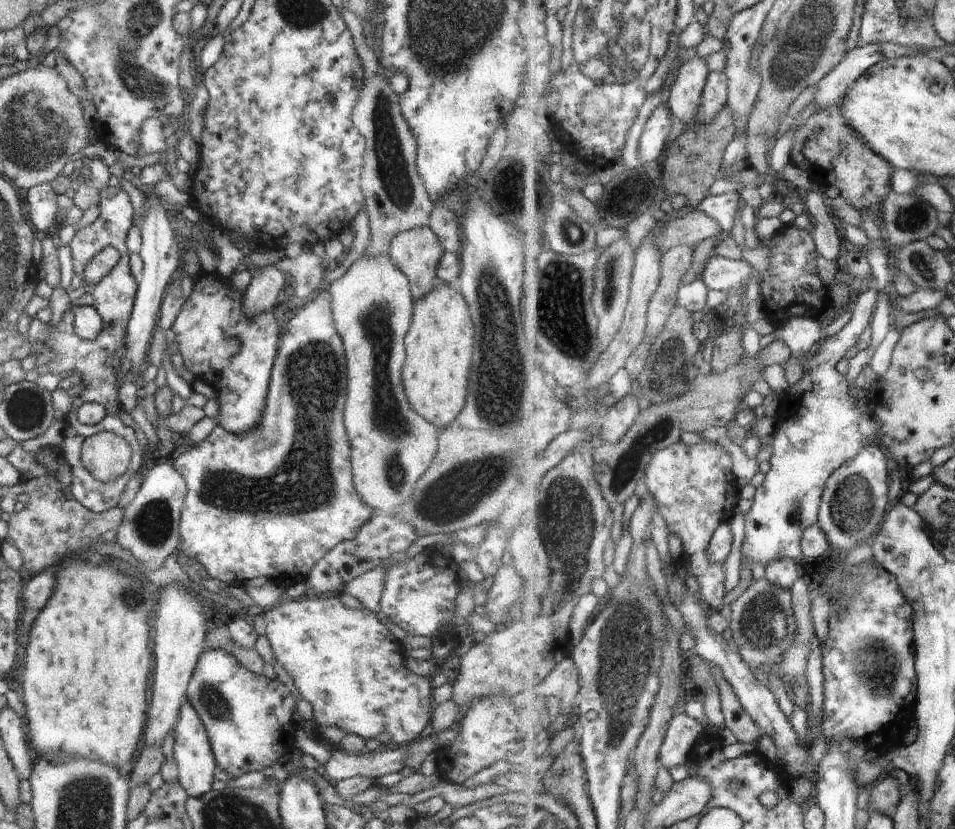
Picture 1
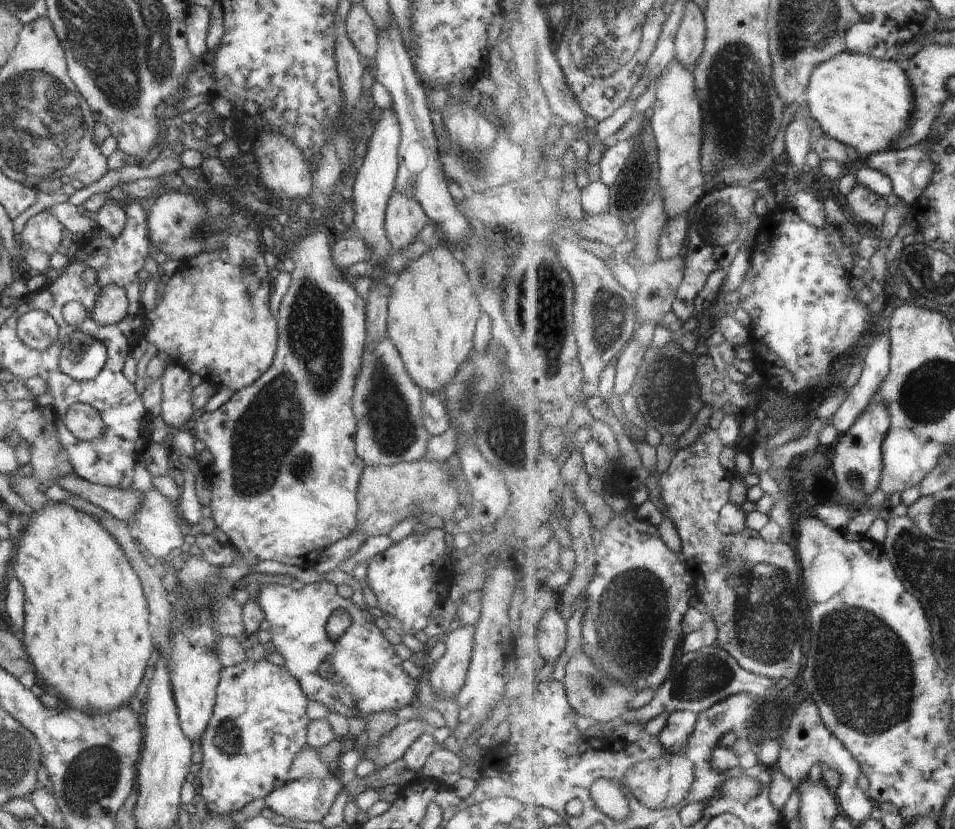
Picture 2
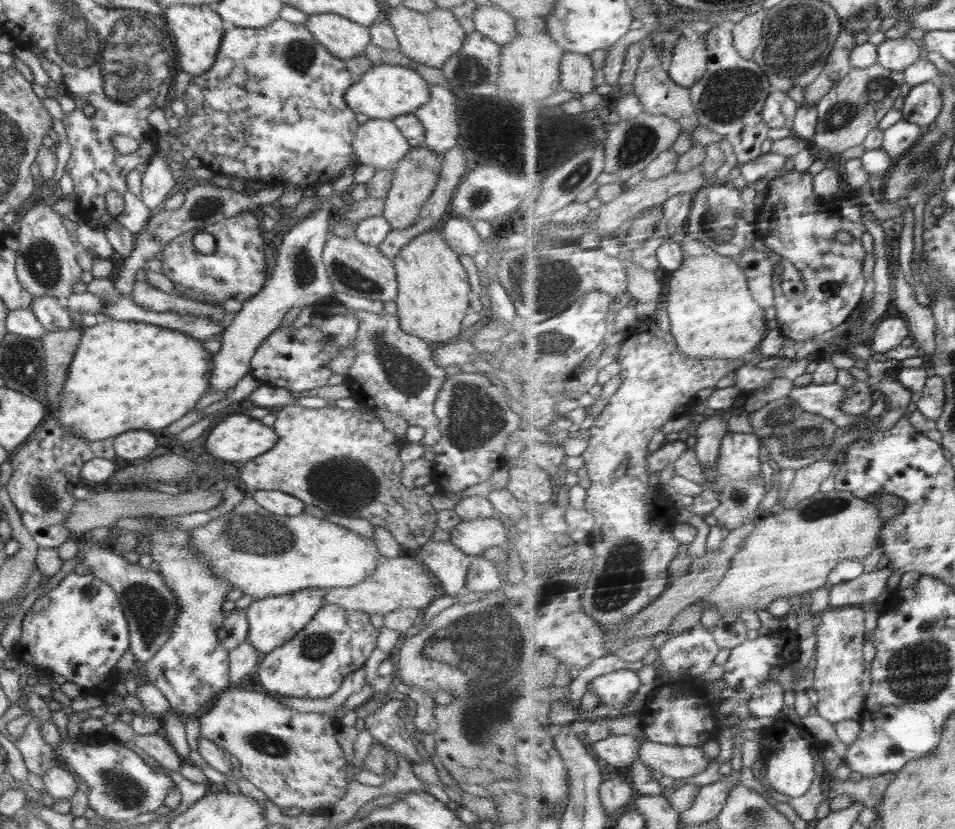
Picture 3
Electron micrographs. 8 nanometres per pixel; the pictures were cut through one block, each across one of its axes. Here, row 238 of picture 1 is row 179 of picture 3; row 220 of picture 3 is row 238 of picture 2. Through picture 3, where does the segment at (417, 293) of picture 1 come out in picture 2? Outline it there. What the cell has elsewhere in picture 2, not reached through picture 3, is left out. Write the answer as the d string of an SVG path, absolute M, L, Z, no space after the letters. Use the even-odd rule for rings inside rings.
M396 190L390 195L384 228L394 252L408 250L408 246L429 222L428 215L416 200Z

